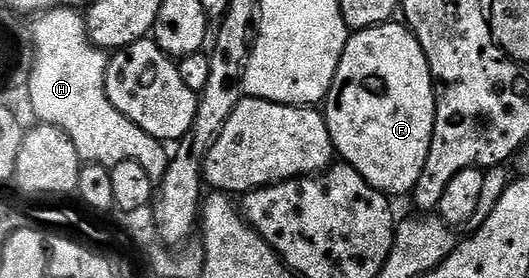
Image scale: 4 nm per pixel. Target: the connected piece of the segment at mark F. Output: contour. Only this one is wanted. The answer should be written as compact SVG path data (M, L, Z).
M391 20L351 33L324 103L332 144L337 157L345 165L356 168L356 172L360 172L360 176L364 176L364 180L368 180L368 184L381 194L409 195L416 180L420 180L420 172L424 172L424 160L428 160L437 107L430 65L424 56L424 48L420 48L420 40L410 31L409 26Z

